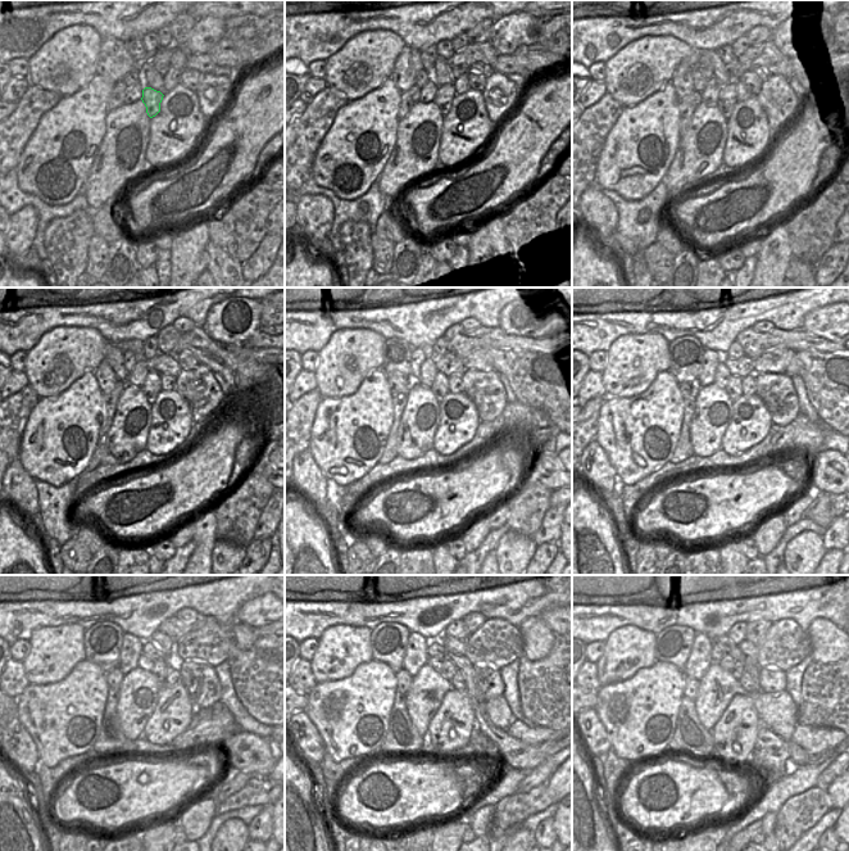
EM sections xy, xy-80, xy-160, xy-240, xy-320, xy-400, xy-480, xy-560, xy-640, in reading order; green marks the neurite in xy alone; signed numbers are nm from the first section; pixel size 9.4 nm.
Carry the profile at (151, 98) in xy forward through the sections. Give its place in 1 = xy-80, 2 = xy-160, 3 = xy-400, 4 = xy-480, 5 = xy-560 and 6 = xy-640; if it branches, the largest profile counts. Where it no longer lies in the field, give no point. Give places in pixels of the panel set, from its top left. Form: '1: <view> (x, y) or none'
1: xy-80 (443, 98)
2: xy-160 (727, 95)
3: xy-400 (734, 386)
4: xy-480 (160, 668)
5: xy-560 (448, 670)
6: xy-640 (738, 669)

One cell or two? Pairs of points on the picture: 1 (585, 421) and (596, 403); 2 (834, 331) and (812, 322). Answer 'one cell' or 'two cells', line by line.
1: one cell
2: one cell

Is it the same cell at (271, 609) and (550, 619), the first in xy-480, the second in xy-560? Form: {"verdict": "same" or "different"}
{"verdict": "same"}

